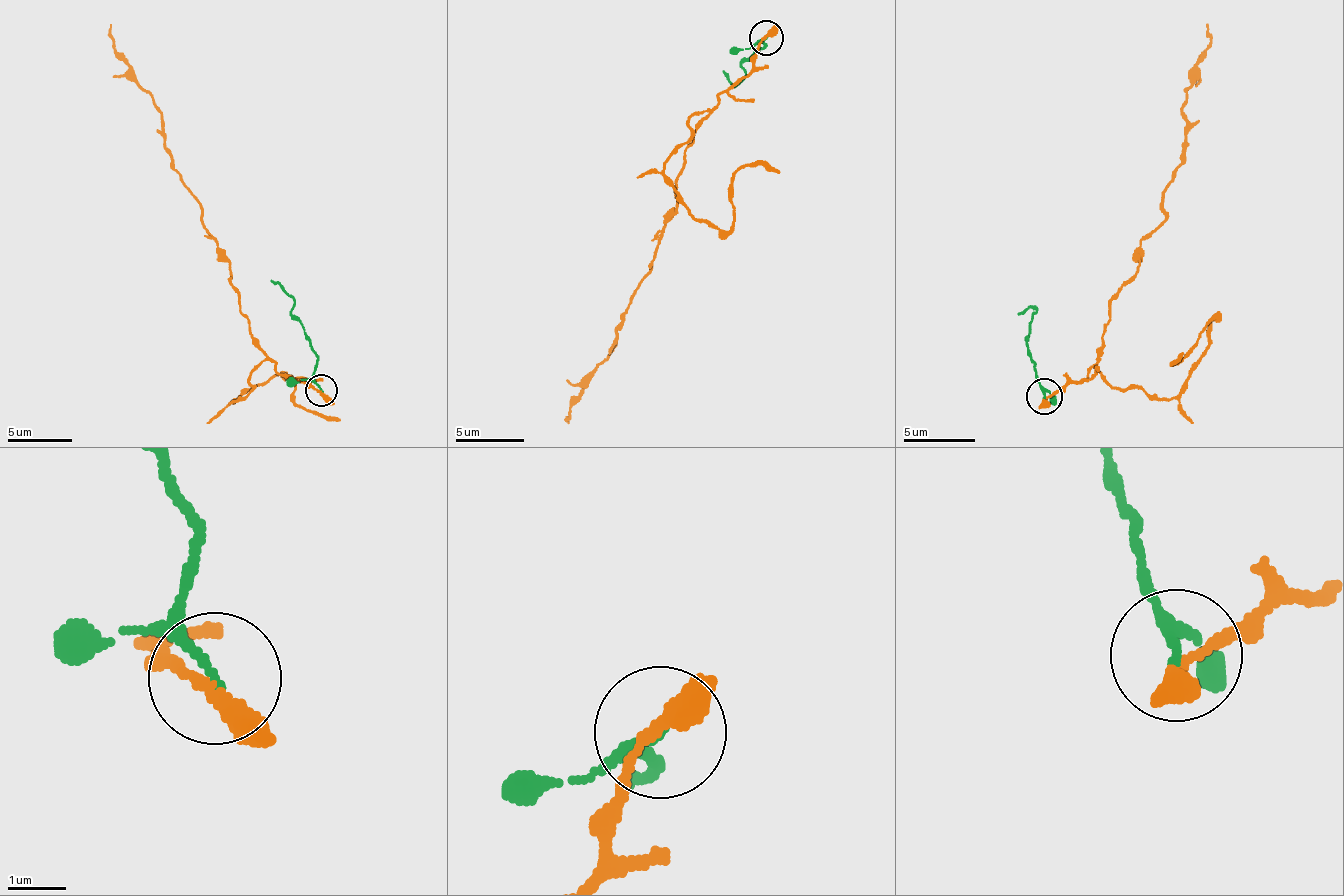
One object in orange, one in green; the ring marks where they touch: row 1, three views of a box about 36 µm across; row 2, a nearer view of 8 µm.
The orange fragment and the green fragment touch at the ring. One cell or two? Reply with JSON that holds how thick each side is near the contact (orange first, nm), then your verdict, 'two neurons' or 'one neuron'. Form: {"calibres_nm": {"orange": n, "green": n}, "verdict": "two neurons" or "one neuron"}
{"calibres_nm": {"orange": 260, "green": 130}, "verdict": "two neurons"}

